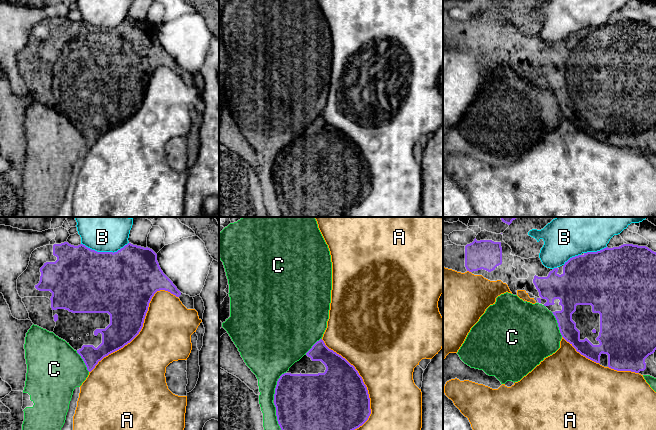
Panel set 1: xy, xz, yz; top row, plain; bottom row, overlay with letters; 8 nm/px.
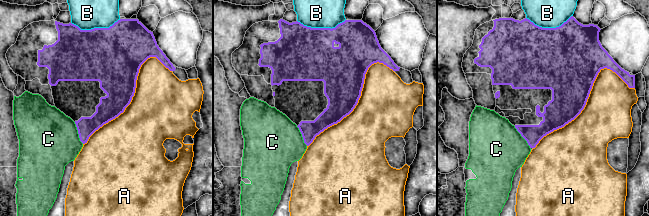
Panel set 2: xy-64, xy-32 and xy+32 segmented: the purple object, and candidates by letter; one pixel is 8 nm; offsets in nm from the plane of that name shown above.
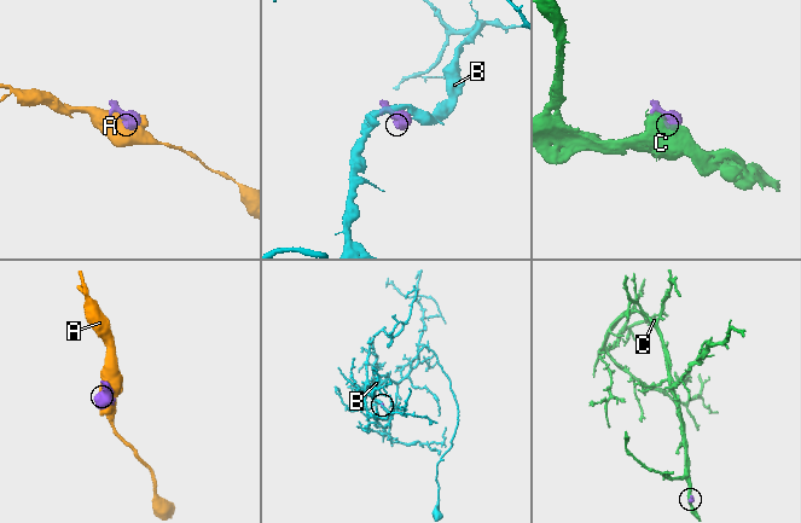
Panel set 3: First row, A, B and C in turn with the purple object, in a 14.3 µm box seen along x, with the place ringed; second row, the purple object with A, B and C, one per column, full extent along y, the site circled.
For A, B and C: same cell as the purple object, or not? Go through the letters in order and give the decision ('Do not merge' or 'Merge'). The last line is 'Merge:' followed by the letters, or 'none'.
A: Do not merge
B: Do not merge
C: Do not merge
Merge: none

